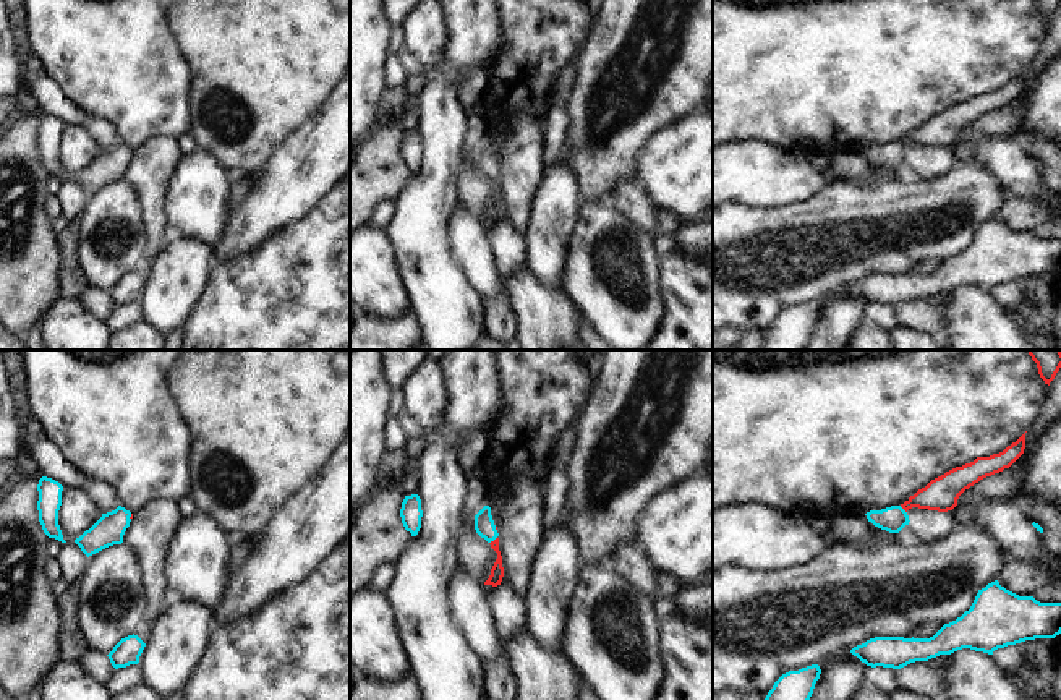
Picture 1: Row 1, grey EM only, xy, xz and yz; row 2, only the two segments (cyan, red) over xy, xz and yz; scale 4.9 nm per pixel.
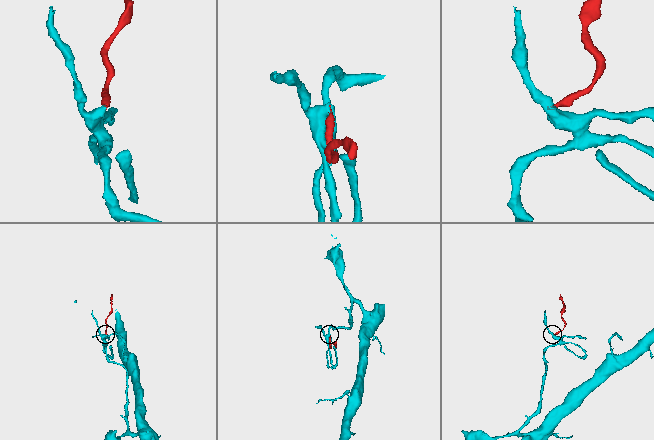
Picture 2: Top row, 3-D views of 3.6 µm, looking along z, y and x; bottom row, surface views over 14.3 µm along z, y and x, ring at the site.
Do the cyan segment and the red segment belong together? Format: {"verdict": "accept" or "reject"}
{"verdict": "accept"}

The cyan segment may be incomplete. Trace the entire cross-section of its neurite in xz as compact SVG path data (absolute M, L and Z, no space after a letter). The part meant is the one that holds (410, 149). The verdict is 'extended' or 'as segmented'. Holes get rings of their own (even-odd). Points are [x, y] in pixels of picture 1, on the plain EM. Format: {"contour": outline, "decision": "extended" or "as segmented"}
{"contour": "M418 131L405 133L400 146L402 160L411 173L416 173L421 165L421 136Z", "decision": "as segmented"}

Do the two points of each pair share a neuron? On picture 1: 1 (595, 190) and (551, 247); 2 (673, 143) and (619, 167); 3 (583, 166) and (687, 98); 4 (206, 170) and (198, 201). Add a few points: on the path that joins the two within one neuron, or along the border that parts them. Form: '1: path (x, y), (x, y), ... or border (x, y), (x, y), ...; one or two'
1: border (567, 167), (582, 203); two
2: border (660, 128), (642, 148), (634, 180); two
3: path (609, 148), (661, 101); one
4: path (200, 179), (198, 193); one

